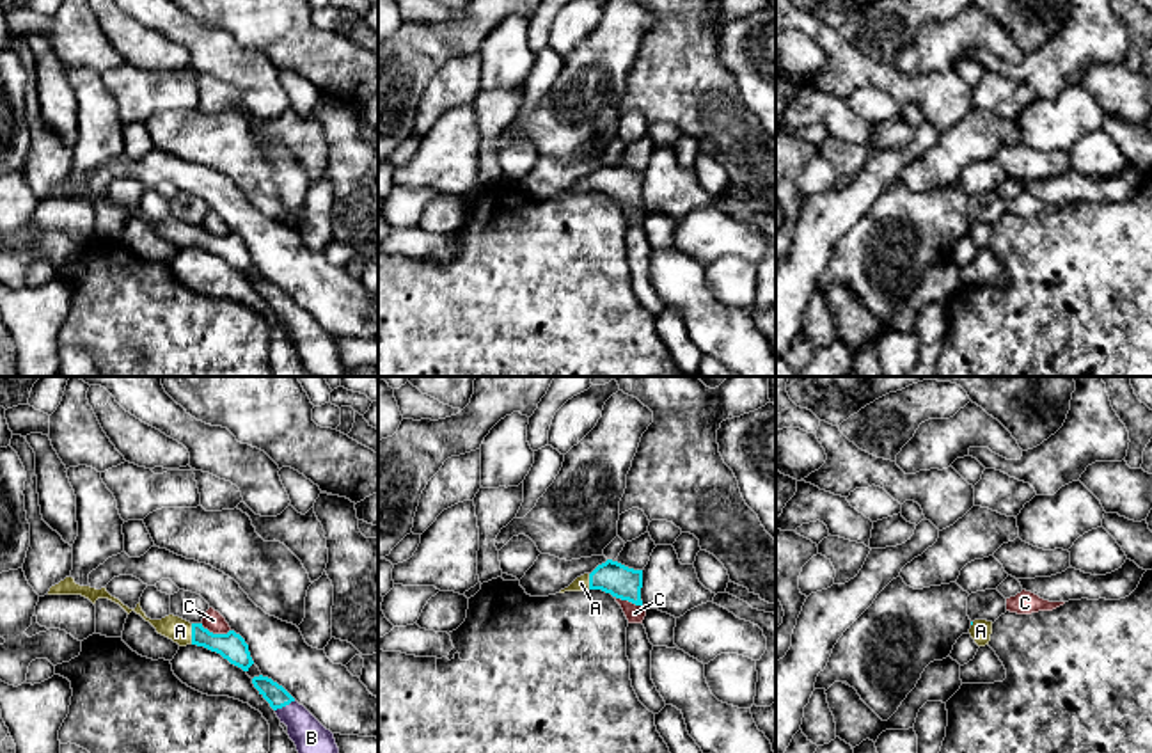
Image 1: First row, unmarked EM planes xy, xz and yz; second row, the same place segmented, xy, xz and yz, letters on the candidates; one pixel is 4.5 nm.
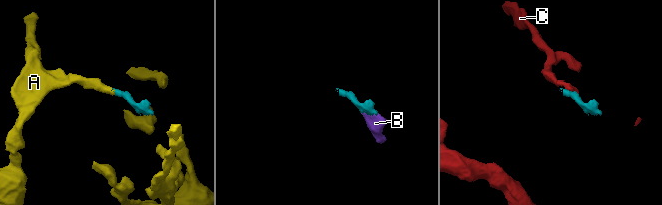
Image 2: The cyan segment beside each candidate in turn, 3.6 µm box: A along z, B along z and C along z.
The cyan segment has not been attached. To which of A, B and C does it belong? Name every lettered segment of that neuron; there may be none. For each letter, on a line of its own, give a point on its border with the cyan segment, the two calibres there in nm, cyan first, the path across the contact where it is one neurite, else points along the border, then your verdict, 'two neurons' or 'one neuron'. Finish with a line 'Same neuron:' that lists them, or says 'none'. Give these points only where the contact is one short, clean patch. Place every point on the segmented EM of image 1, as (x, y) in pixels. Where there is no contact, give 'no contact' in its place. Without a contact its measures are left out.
A: meets cyan in xy at (192, 634); 120 nm thick on the cyan side, 110 nm on the other; one neuron
B: meets cyan in xy at (284, 705); 100 nm thick on the cyan side, 160 nm on the other; runs through xy (277, 697), (284, 705), (309, 736); one neuron
C: meets cyan in xy at (215, 634); 120 nm thick on the cyan side, 90 nm on the other; border along xy (201, 622), (213, 633), (229, 631); two neurons
Same neuron: A, B

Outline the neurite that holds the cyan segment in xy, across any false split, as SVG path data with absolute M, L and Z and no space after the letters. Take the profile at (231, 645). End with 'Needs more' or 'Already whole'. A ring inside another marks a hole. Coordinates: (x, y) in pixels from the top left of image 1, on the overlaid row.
M66 577L59 584L51 586L48 595L82 595L89 598L92 604L96 604L98 598L108 598L119 604L128 614L131 611L140 614L146 622L149 622L156 629L158 634L172 639L179 646L186 646L186 645L204 646L211 652L220 654L224 659L241 668L243 671L249 671L249 668L254 664L249 652L249 645L234 630L229 630L227 634L213 634L208 629L204 629L202 623L190 623L174 614L169 614L162 620L151 620L142 611L140 602L137 604L135 609L130 609L119 598L112 597L107 591L107 588L96 590L91 586L80 586L75 583L73 577Z. Needs more

